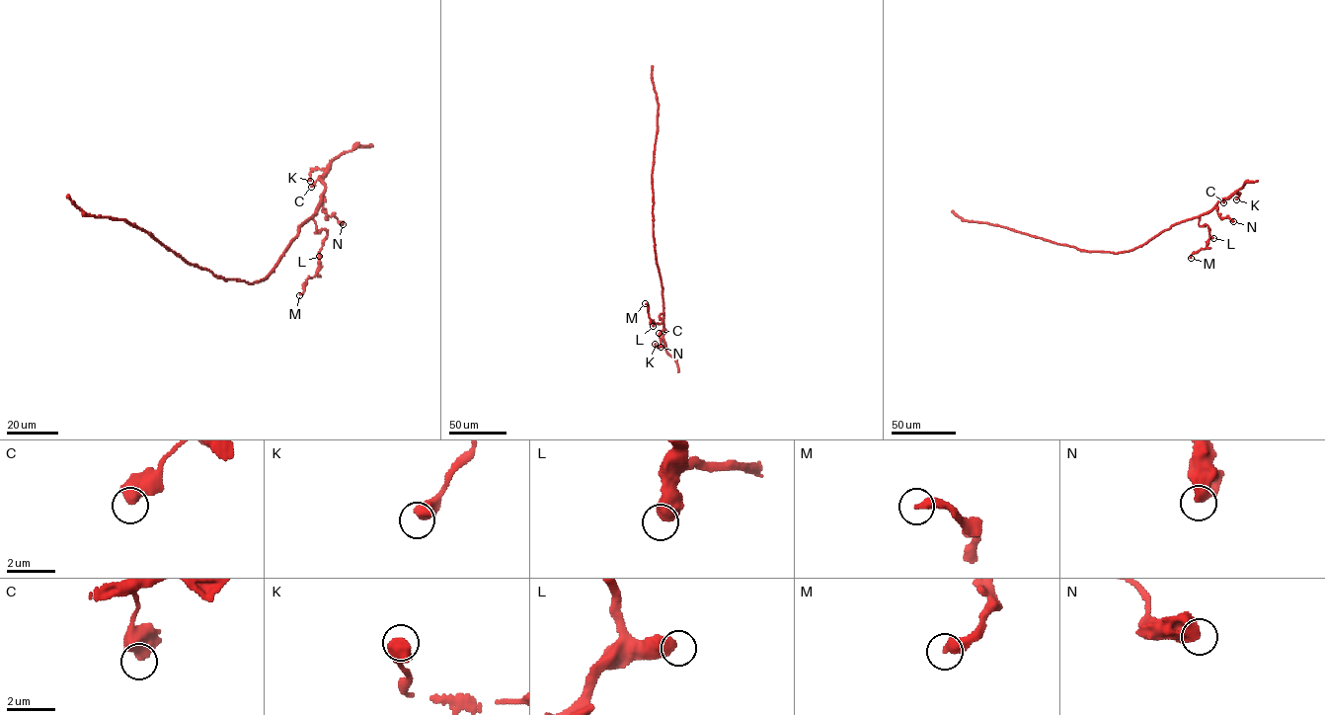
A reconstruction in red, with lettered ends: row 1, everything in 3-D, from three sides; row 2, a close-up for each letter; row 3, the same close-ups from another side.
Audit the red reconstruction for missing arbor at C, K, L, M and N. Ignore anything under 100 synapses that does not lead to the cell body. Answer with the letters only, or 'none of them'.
none of them

